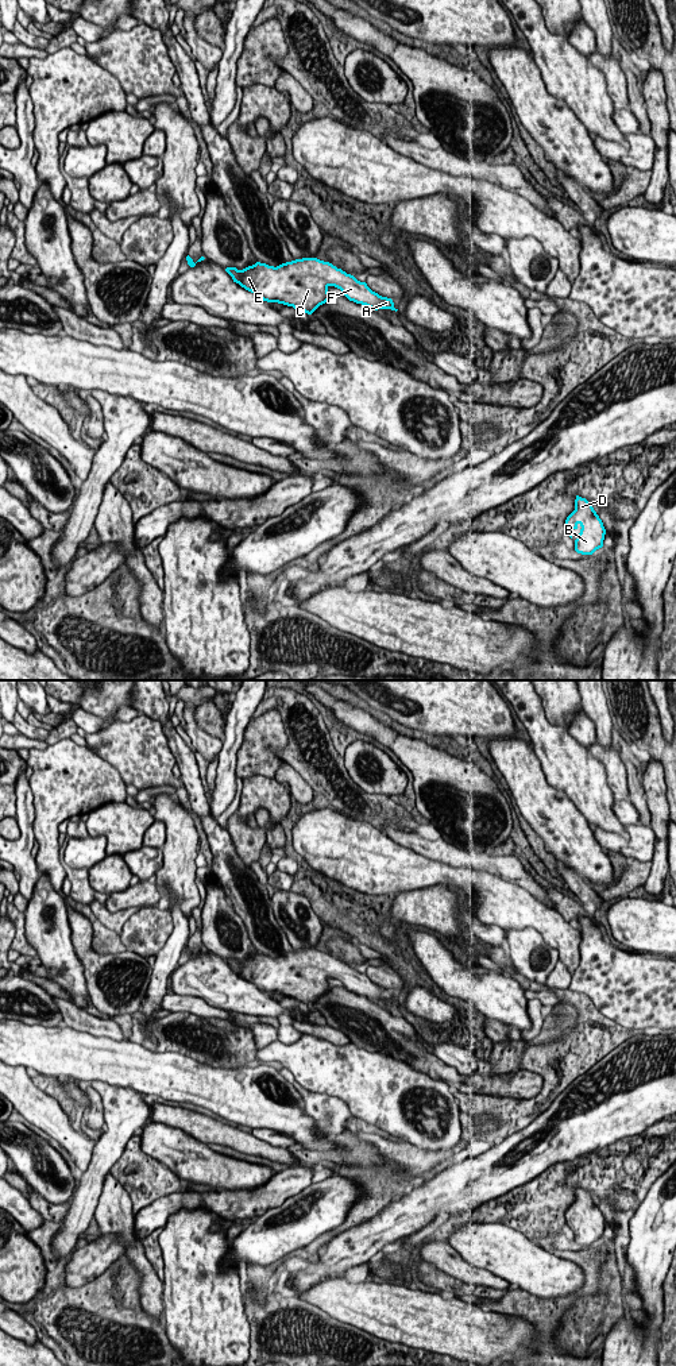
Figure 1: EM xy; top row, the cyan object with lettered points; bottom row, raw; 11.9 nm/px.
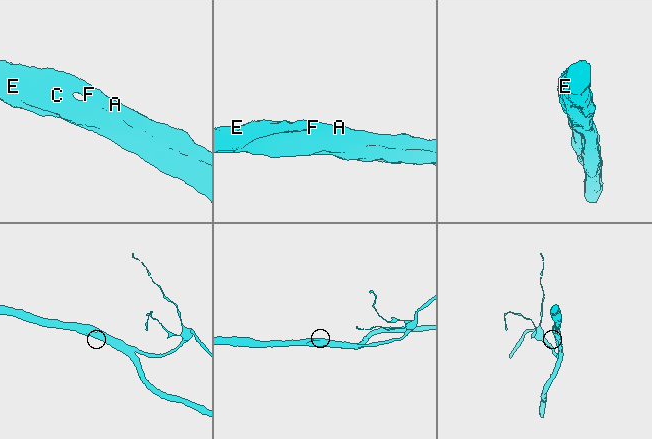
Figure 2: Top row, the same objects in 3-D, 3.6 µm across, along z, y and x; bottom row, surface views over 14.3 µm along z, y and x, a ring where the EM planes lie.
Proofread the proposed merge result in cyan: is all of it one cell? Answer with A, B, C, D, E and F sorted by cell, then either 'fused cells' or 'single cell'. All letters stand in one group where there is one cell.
A B C D E F | single cell

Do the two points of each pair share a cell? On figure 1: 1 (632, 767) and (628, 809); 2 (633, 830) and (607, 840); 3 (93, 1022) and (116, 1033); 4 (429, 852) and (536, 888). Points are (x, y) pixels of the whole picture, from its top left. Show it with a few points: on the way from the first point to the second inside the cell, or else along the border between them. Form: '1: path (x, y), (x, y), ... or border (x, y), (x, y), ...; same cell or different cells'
1: border (628, 799), (636, 809), (638, 821), (646, 826); different cells
2: path (632, 838), (628, 842), (615, 842); same cell
3: path (99, 1027), (111, 1029); same cell
4: path (456, 857), (485, 860), (509, 868); same cell

